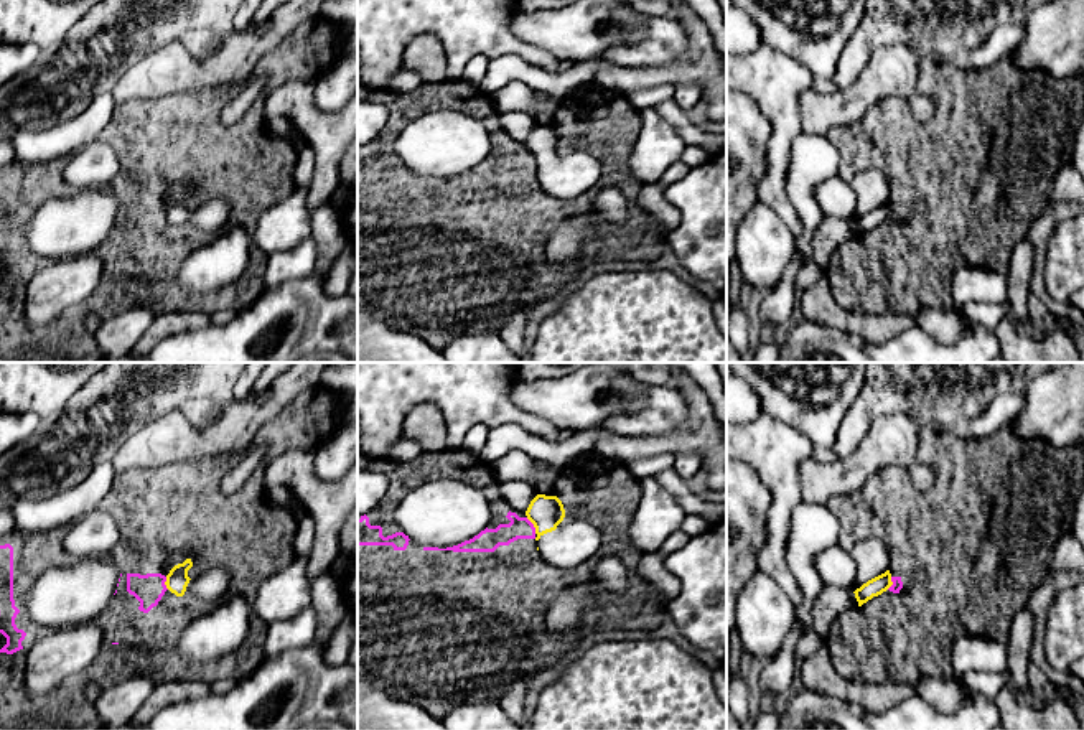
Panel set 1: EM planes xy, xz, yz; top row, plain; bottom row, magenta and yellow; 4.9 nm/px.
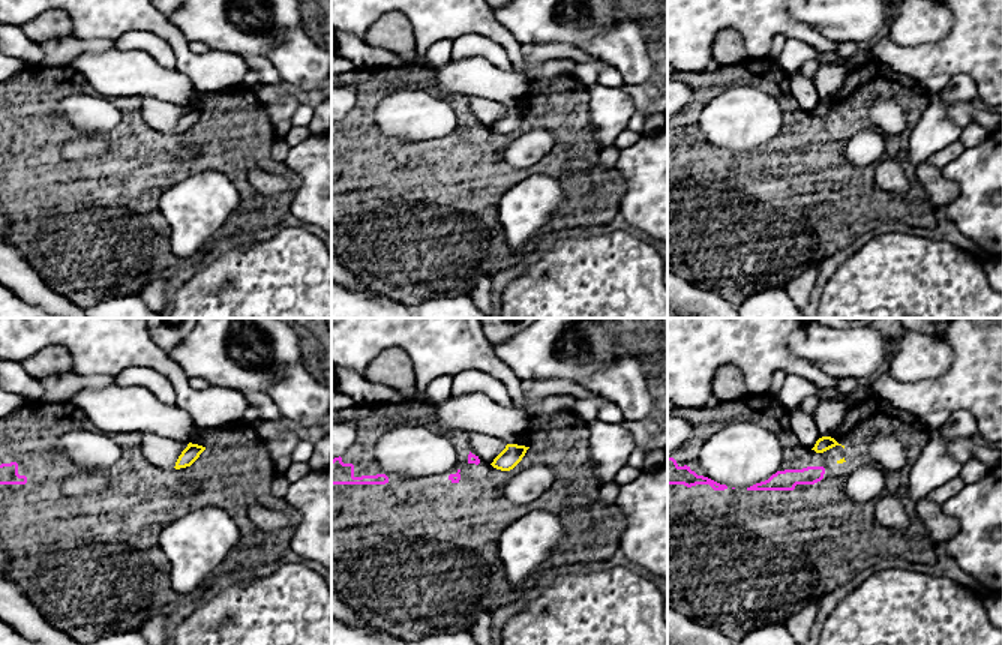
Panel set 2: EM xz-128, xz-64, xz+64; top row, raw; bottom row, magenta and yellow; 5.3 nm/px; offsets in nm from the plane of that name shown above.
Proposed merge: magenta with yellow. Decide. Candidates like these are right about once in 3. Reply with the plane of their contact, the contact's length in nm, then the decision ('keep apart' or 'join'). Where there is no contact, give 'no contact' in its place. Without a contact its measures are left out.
meets magenta in xz; contact 90 nm long; keep apart

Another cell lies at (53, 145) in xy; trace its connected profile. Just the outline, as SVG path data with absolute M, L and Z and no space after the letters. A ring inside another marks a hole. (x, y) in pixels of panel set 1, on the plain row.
M102 91L76 117L44 130L20 130L10 142L16 160L31 166L59 165L96 142L114 114L110 91Z

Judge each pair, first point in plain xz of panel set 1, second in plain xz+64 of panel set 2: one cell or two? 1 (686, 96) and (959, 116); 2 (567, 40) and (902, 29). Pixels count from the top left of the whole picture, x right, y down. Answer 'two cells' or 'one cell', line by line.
1: one cell
2: two cells

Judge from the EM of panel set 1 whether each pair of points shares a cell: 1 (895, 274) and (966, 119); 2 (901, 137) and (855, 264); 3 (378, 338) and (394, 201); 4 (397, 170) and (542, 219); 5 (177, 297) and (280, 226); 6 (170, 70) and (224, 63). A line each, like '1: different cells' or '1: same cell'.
1: same cell
2: same cell
3: different cells
4: same cell
5: different cells
6: same cell

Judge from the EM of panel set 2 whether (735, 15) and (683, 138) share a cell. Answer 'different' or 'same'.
different

